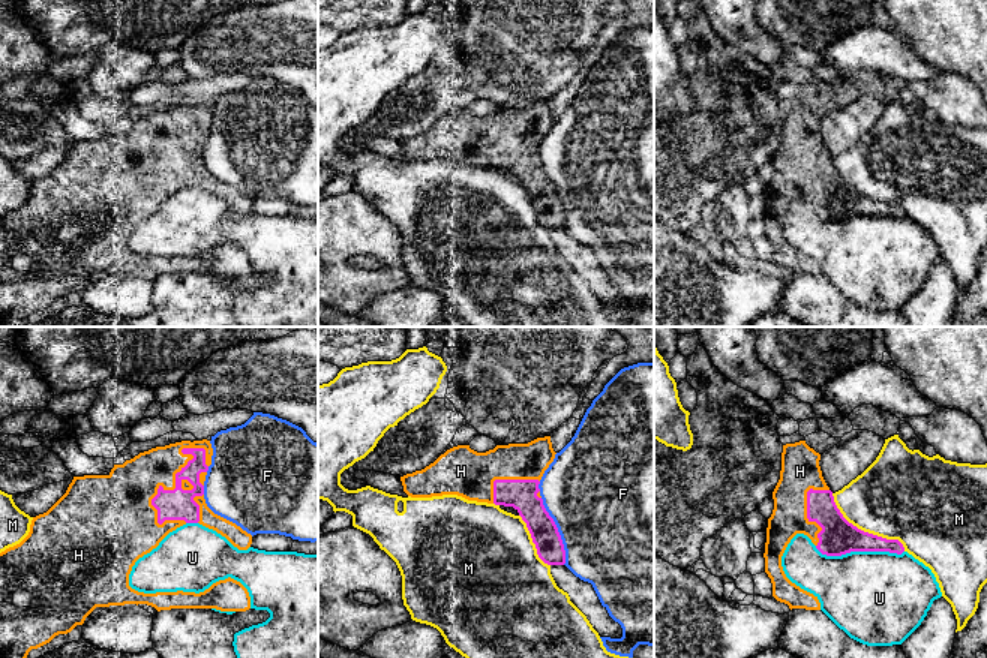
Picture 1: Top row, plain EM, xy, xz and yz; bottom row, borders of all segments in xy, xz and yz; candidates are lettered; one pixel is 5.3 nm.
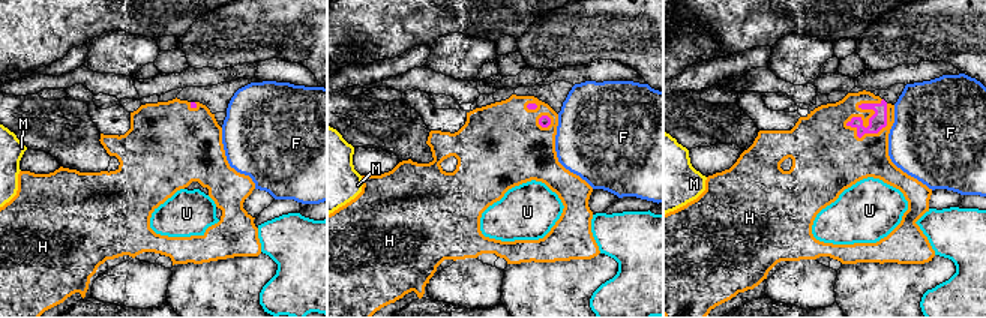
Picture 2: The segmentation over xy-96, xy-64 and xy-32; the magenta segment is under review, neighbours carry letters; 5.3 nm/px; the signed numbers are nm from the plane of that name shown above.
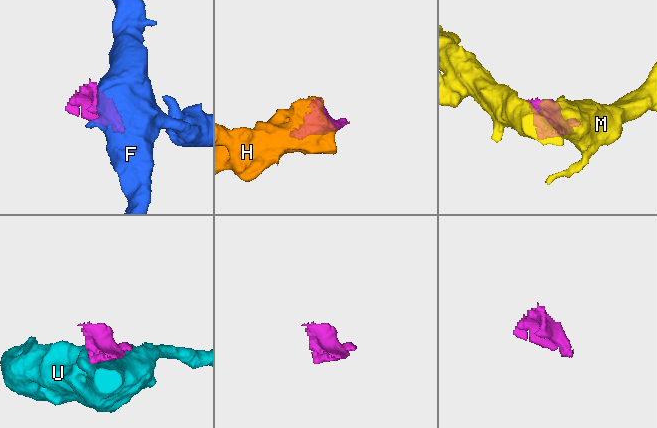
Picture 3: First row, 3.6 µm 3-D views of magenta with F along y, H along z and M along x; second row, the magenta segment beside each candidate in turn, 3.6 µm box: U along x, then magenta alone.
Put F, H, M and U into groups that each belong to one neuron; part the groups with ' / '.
F / H / M / U

